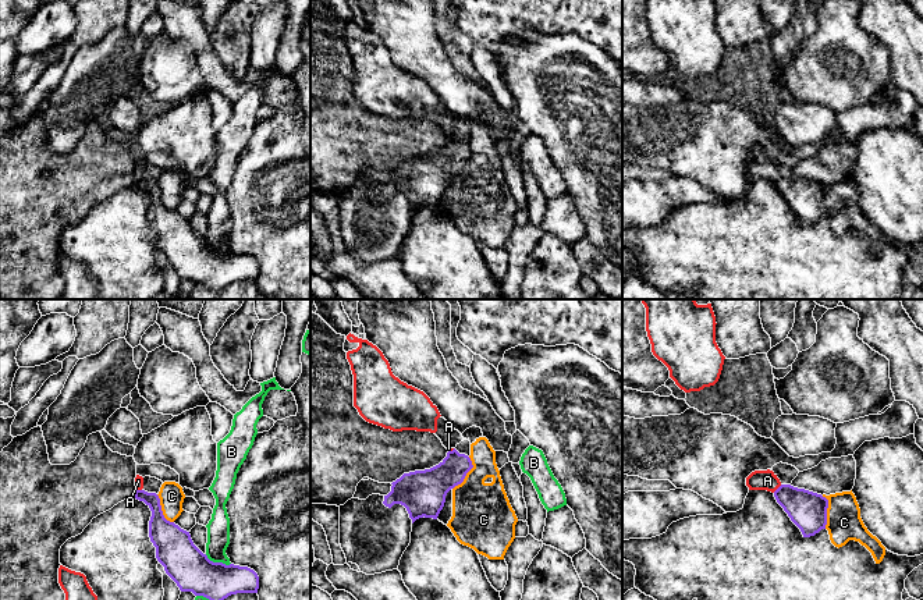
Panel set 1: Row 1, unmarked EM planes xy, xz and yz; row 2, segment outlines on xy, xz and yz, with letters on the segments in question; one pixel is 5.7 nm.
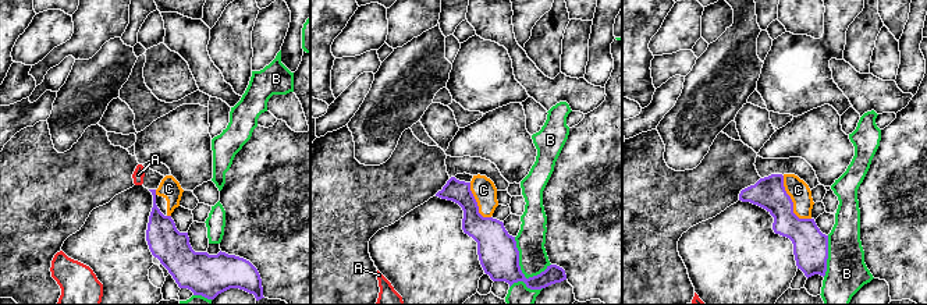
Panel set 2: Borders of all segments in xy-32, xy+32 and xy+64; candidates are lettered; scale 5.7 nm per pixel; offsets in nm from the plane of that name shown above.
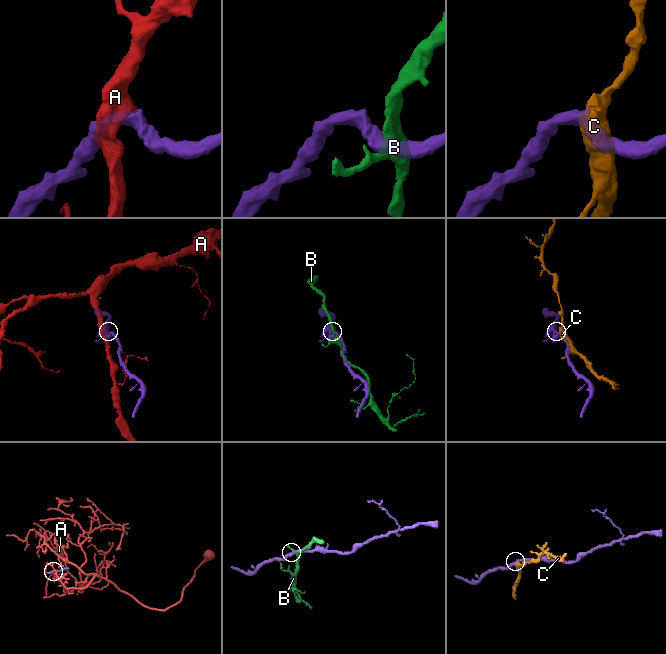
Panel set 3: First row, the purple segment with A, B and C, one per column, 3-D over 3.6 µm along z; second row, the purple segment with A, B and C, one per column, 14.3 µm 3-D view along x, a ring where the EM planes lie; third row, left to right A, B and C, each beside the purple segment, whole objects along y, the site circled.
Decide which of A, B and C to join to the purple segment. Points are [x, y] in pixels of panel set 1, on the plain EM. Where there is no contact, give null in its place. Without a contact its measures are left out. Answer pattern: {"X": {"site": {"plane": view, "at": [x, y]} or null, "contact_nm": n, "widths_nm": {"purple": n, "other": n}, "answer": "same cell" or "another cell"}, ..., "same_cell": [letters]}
{"A": {"site": {"plane": "yz", "at": [778, 176]}, "contact_nm": 70, "widths_nm": {"purple": 220, "other": 110}, "answer": "another cell"}, "B": {"site": {"plane": "xy", "at": [217, 251]}, "contact_nm": 160, "widths_nm": {"purple": 240, "other": 130}, "answer": "another cell"}, "C": {"site": {"plane": "xz", "at": [467, 160]}, "contact_nm": 220, "widths_nm": {"purple": 220, "other": 340}, "answer": "another cell"}, "same_cell": []}

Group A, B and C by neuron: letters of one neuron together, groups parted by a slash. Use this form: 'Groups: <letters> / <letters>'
Groups: A / B / C

